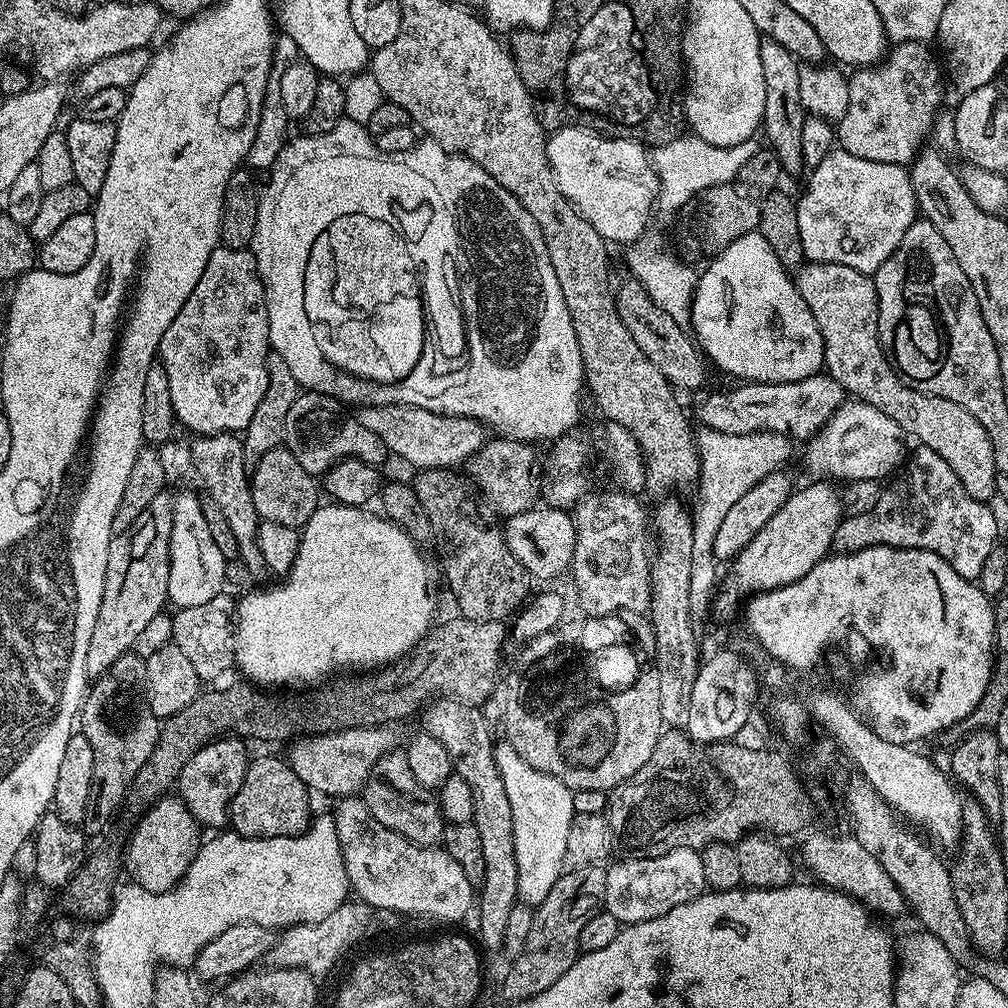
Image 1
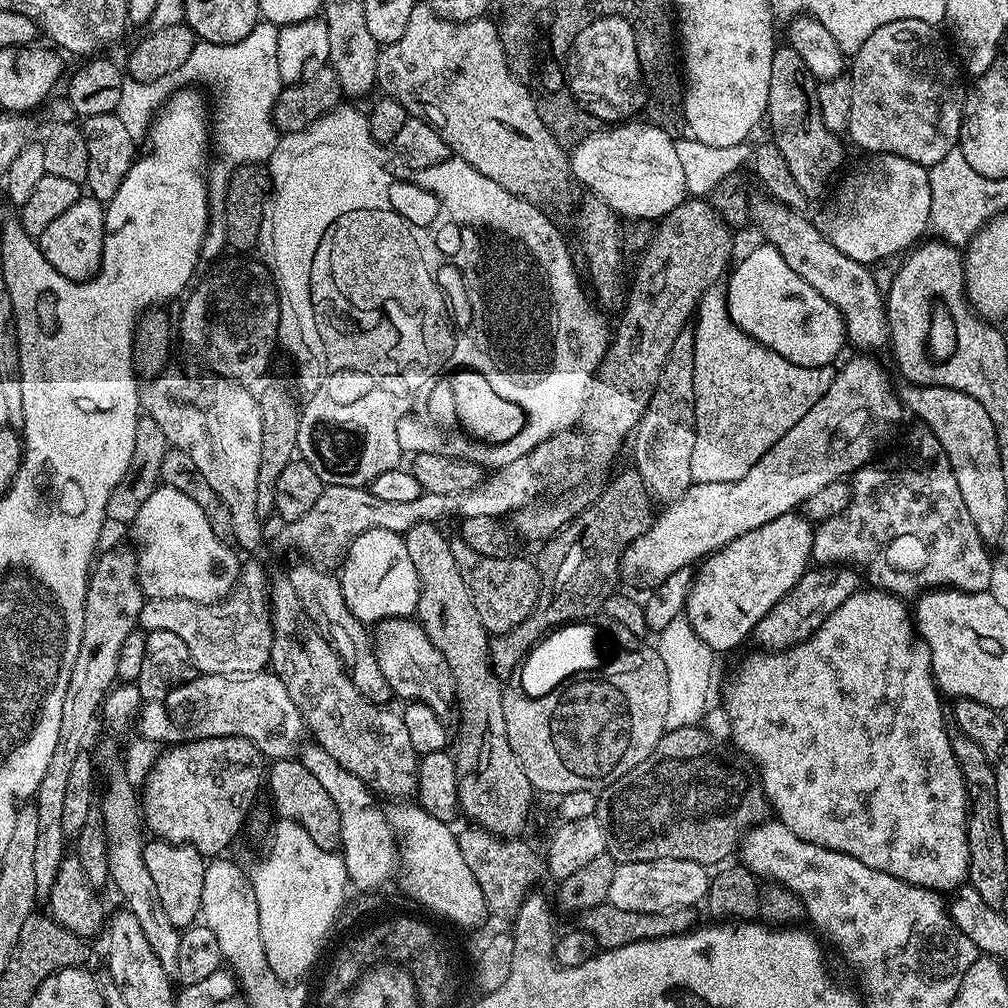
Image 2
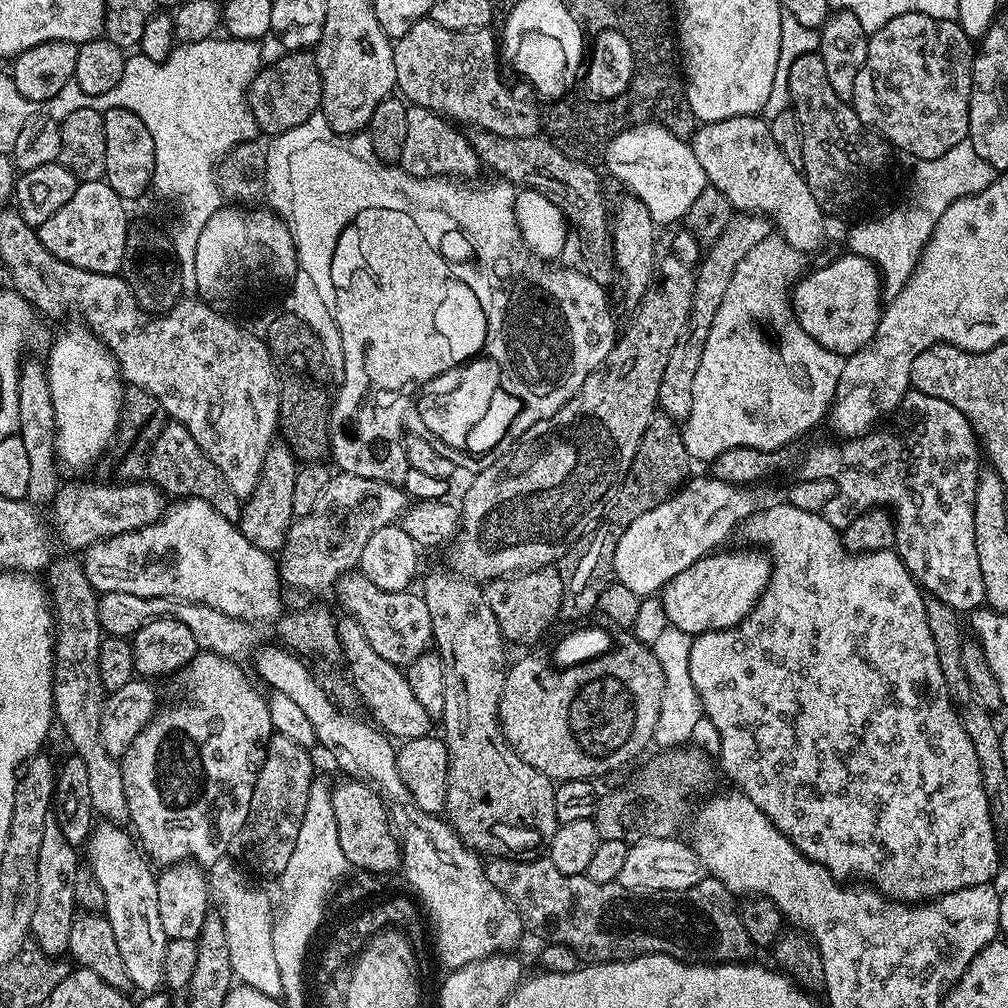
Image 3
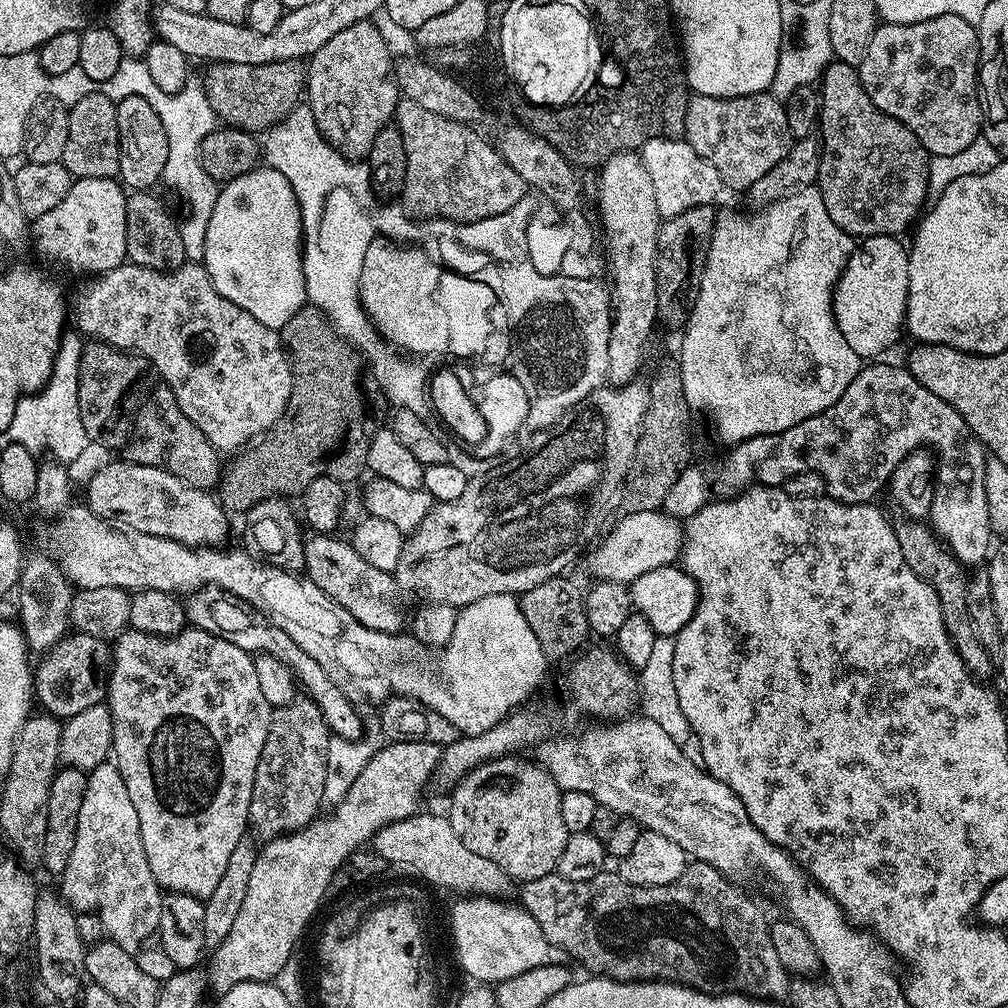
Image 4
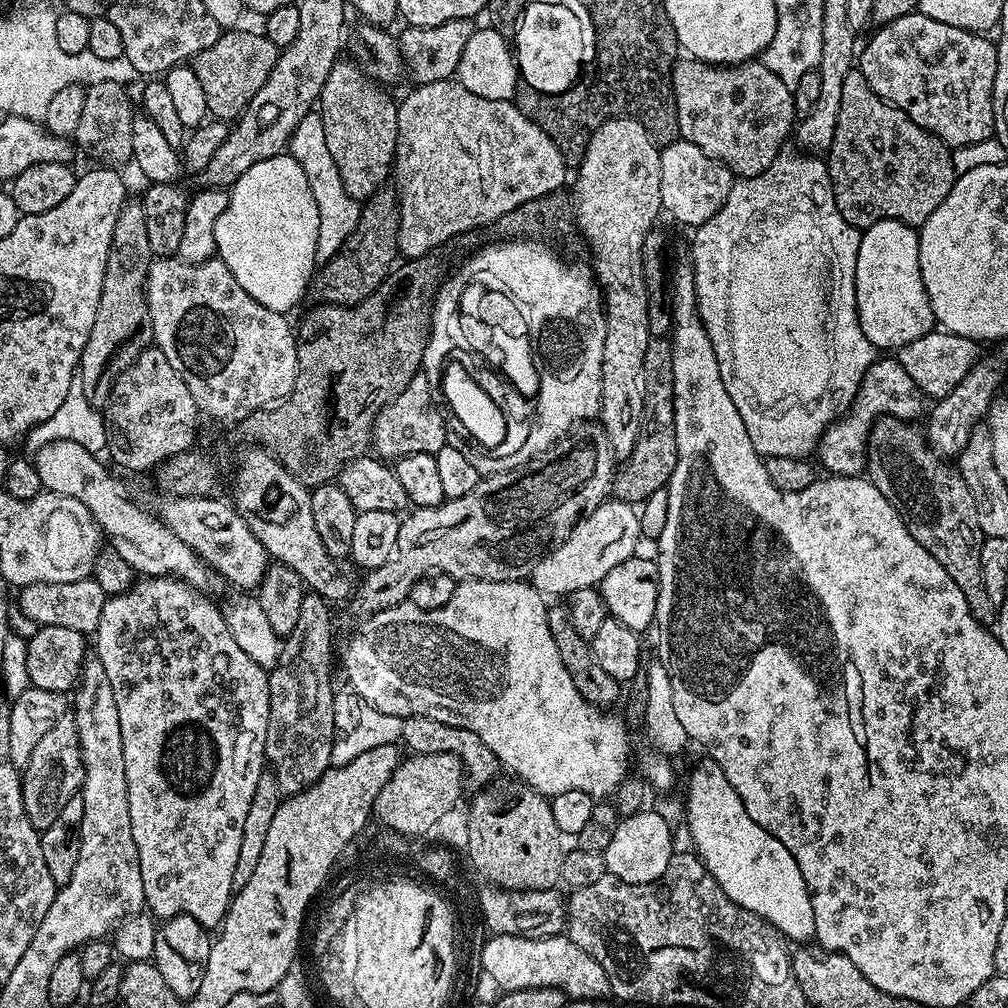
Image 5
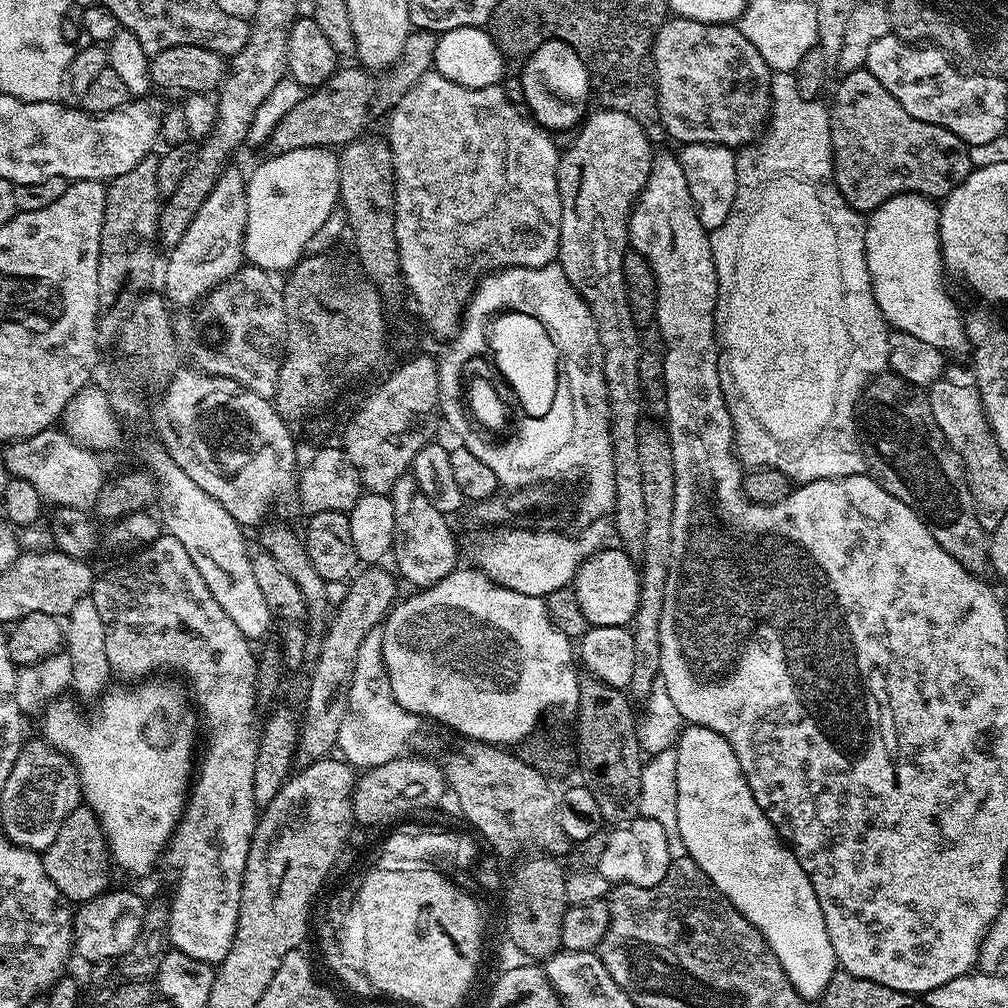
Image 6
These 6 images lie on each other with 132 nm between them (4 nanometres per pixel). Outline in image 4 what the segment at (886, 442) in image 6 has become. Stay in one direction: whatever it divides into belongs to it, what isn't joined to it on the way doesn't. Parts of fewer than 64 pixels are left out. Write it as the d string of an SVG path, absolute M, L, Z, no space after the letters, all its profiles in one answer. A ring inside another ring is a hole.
M909 518L901 519L901 521L901 524L895 525L895 529L898 546L902 546L902 558L906 562L906 566L910 566L910 570L914 570L914 574L918 574L918 578L922 578L927 584L934 586L940 599L942 622L946 622L946 634L950 634L950 642L954 646L958 658L962 658L962 662L971 676L981 682L987 681L989 679L987 676L991 672L993 675L994 672L994 658L979 641L974 623L971 622L969 607L966 606L966 590L970 576L965 565L945 549L927 523Z

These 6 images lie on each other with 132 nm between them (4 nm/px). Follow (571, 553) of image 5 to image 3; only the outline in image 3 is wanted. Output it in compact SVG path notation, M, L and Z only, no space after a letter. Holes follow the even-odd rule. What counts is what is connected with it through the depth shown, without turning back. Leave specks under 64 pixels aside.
M711 474L700 476L697 480L689 479L686 486L673 492L667 500L662 501L660 505L642 514L627 526L626 532L616 544L613 562L615 579L621 584L630 586L630 590L634 590L634 594L638 594L641 598L659 593L664 585L670 582L670 578L674 578L674 574L682 574L686 566L694 566L694 562L698 562L713 550L719 549L723 545L720 543L735 528L737 531L744 521L760 511L765 503L760 490L756 486L741 487L739 484L727 484Z

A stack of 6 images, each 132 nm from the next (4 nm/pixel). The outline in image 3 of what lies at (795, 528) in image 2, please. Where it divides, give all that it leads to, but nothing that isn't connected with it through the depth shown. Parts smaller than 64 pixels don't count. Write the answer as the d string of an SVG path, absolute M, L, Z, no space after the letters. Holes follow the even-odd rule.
M716 550L703 556L694 566L686 566L682 574L674 574L670 582L664 585L659 593L662 606L666 610L666 618L669 625L677 632L687 632L695 638L702 632L717 632L723 628L732 628L741 624L754 610L754 606L760 600L760 596L766 590L768 579L772 574L772 562L767 555L760 550L748 550L752 552L724 552Z

